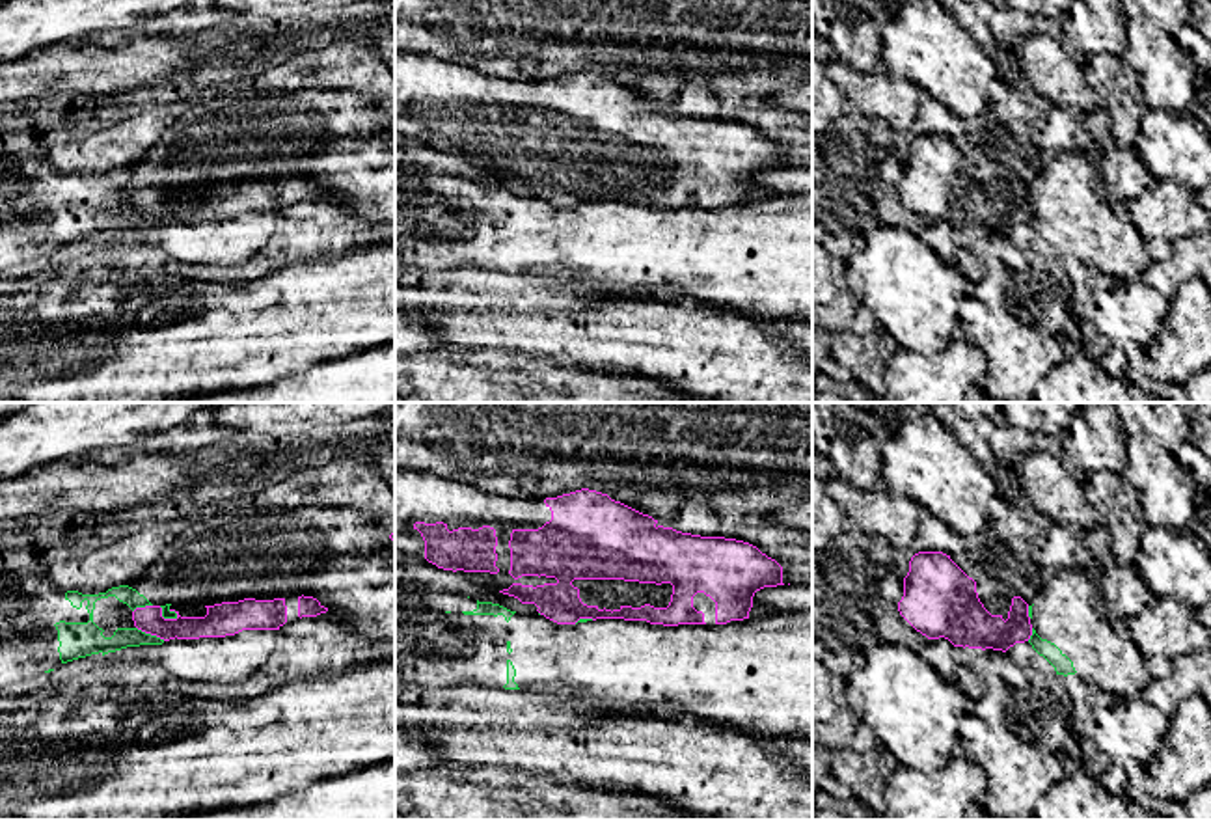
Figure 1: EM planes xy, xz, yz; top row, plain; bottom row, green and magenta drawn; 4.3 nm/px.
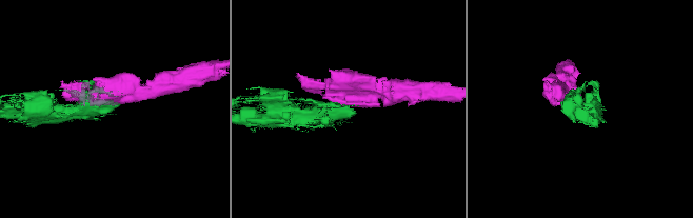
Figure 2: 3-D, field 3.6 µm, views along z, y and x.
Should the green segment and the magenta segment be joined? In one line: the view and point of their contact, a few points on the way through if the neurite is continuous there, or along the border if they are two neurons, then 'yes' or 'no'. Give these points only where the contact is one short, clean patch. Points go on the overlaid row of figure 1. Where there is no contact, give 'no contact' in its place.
xy (149, 634) | along xy (136, 627), (164, 640) | no

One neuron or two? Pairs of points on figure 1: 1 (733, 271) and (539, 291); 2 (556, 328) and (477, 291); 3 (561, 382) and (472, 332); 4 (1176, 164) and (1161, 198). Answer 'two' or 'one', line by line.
1: two
2: two
3: two
4: two

